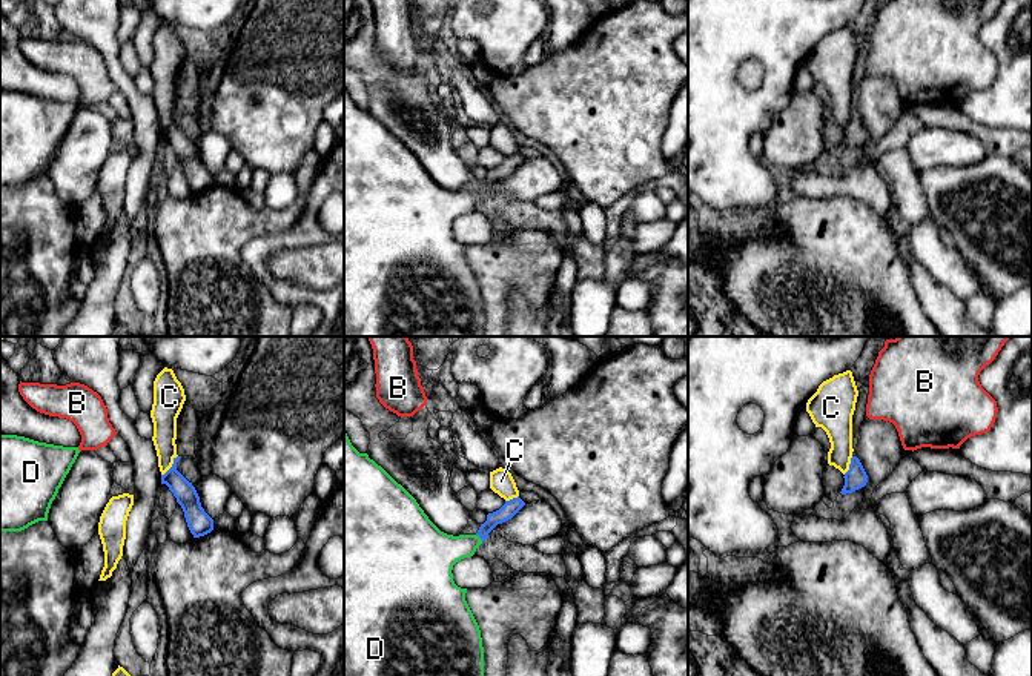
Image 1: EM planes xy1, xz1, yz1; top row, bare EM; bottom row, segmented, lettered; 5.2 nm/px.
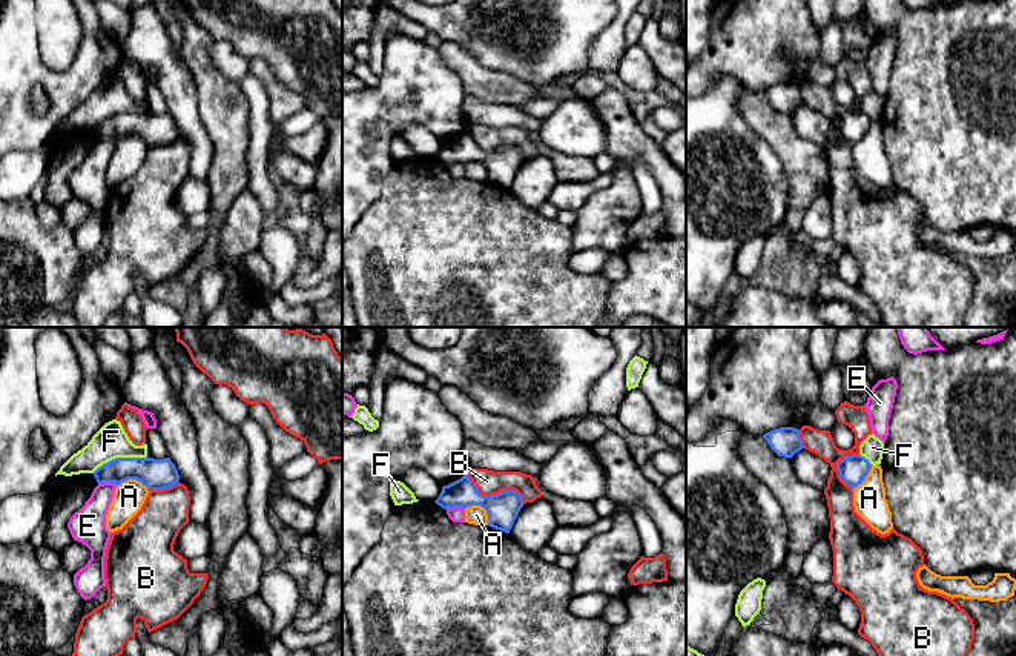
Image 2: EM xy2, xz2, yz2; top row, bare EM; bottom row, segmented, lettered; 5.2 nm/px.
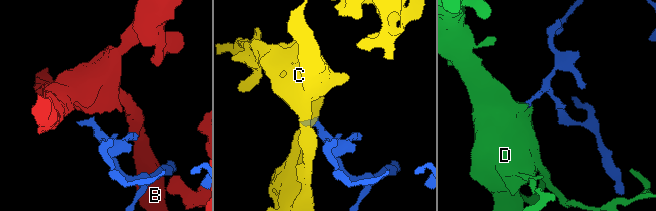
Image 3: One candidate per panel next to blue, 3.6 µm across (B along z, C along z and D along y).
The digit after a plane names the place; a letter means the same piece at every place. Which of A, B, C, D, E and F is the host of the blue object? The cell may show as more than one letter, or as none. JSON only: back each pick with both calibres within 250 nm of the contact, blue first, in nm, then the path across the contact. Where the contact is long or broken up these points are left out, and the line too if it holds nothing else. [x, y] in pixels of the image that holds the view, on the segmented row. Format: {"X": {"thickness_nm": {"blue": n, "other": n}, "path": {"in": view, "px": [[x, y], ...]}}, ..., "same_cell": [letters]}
{"D": {"thickness_nm": {"blue": 80, "other": 240}, "path": {"in": "xz1", "px": [[513, 506], [498, 516], [479, 536], [466, 546], [435, 553]]}}, "same_cell": ["D"]}

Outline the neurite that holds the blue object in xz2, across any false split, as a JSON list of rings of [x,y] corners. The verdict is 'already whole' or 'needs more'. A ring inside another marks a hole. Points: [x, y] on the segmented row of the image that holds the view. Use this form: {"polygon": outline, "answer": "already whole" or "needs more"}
{"polygon": [[[468,475],[444,485],[434,502],[445,510],[453,507],[467,509],[471,505],[480,505],[487,510],[488,525],[505,533],[510,533],[520,509],[523,507],[522,496],[514,490],[503,490],[491,496],[480,495]]], "answer": "already whole"}

